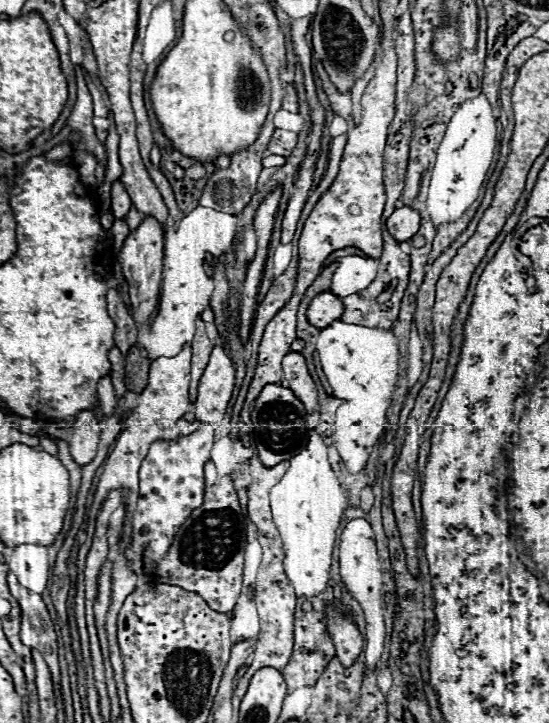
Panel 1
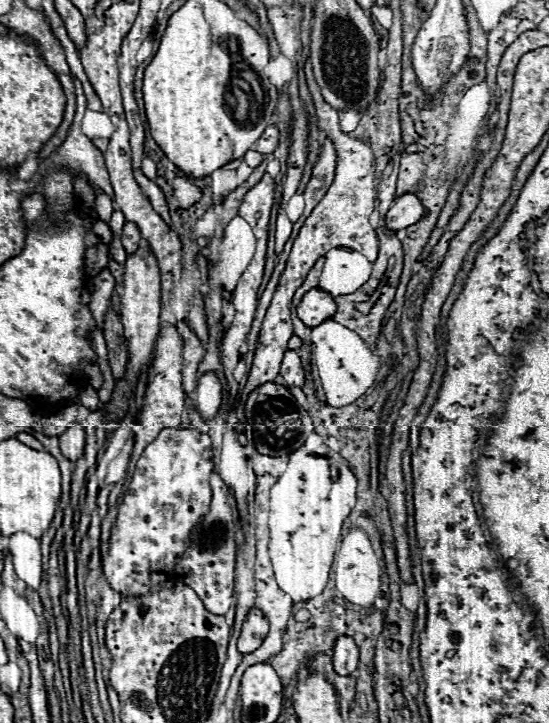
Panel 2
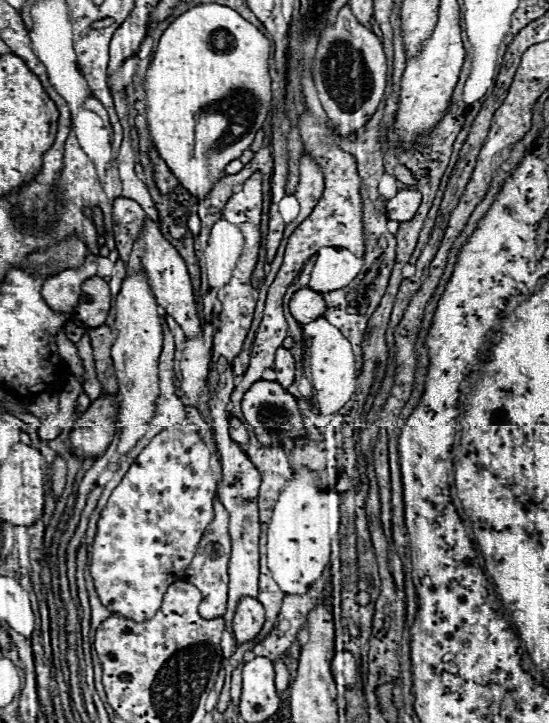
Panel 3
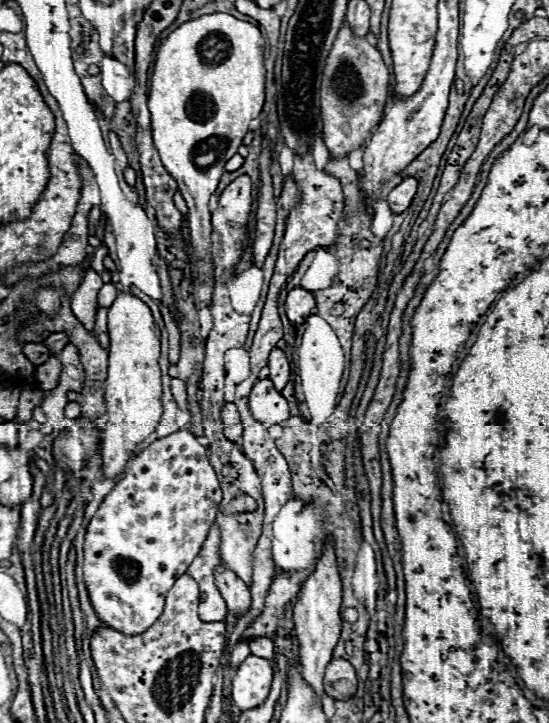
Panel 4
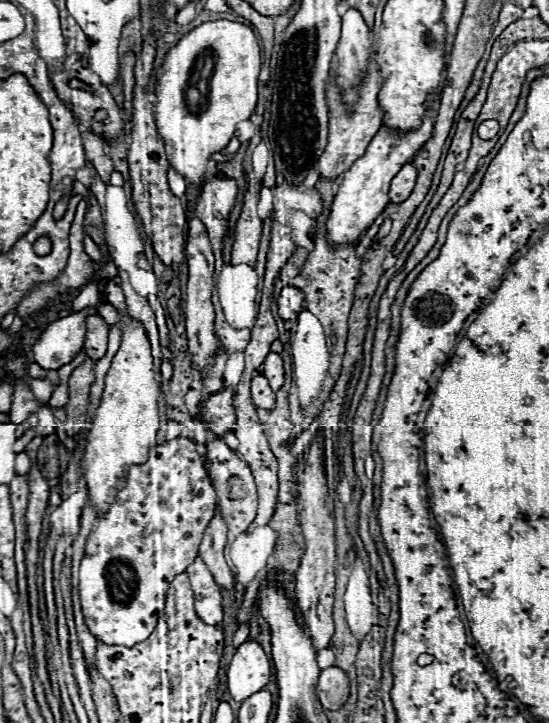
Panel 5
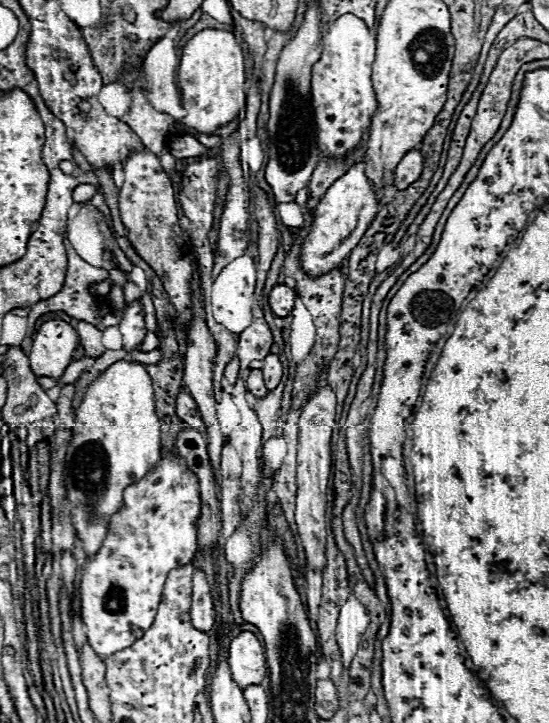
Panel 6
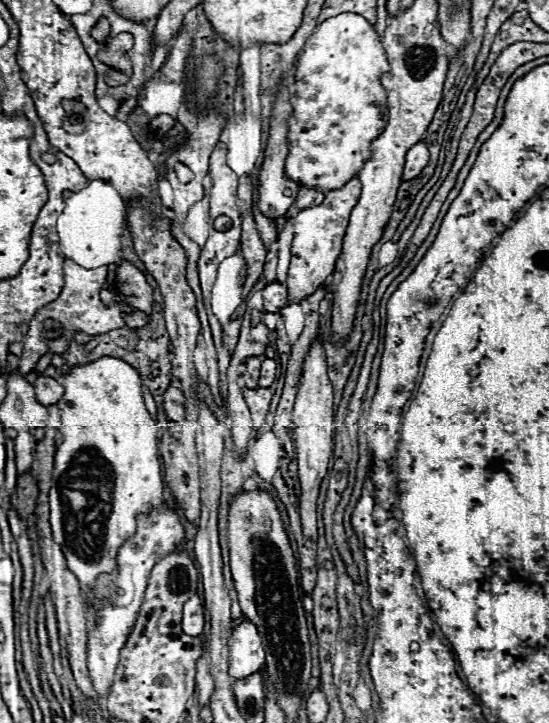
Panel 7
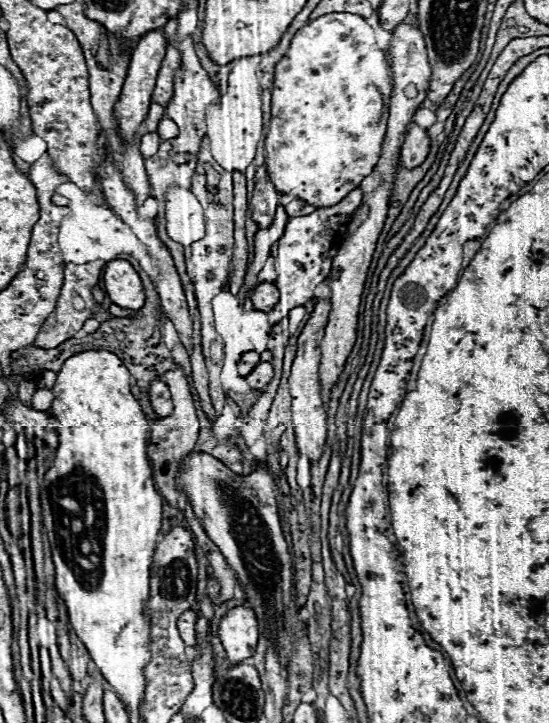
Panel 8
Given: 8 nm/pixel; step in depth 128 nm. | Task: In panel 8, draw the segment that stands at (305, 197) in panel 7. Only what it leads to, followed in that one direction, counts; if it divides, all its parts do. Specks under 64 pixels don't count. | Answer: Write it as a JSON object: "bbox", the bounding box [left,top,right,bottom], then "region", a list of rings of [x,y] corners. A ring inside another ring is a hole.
{"bbox":[286,200,316,218],"region":[[[292,200],[286,204],[286,214],[288,218],[294,218],[294,216],[300,216],[300,214],[310,214],[312,210],[316,210],[314,206],[308,206],[306,202],[300,202],[300,200]]]}

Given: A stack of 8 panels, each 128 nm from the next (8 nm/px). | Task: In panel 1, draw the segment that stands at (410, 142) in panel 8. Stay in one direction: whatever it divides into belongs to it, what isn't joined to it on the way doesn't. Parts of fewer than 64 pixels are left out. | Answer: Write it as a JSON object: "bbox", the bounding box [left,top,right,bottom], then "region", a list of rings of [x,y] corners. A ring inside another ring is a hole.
{"bbox":[386,206,420,242],"region":[[[412,206],[396,208],[392,212],[392,216],[386,220],[386,226],[388,226],[388,232],[398,242],[404,242],[404,240],[412,238],[412,234],[416,234],[416,230],[420,228],[420,212]]]}

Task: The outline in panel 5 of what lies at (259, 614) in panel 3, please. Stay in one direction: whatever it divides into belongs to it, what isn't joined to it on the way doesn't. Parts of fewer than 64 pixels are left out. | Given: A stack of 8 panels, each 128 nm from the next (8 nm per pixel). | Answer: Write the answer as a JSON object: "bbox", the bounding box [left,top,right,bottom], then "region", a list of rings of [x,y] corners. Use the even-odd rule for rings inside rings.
{"bbox":[200,508,234,590],"region":[[[214,508],[214,518],[210,520],[202,544],[200,544],[200,558],[204,560],[204,564],[208,566],[208,570],[212,572],[214,580],[218,586],[230,590],[234,584],[232,578],[232,570],[228,568],[226,560],[224,560],[224,548],[226,548],[226,520],[220,512],[220,508]]]}

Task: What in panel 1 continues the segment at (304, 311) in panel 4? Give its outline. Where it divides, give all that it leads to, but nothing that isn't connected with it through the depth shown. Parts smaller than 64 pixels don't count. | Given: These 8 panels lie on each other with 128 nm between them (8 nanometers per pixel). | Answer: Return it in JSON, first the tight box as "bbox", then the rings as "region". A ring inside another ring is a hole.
{"bbox":[306,292,344,328],"region":[[[320,292],[318,296],[312,298],[306,310],[306,318],[312,326],[324,328],[334,320],[338,320],[342,312],[344,312],[344,304],[340,302],[338,296],[334,296],[332,292]]]}

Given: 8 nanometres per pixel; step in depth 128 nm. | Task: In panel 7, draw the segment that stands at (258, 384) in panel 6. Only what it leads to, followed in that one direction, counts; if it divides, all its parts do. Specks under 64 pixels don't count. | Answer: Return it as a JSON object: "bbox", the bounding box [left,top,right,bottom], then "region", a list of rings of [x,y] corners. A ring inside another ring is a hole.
{"bbox":[244,356,262,388],"region":[[[252,356],[246,362],[246,372],[244,372],[246,388],[256,388],[256,382],[258,382],[258,376],[260,376],[260,362],[262,362],[262,358],[258,358],[258,356]]]}

